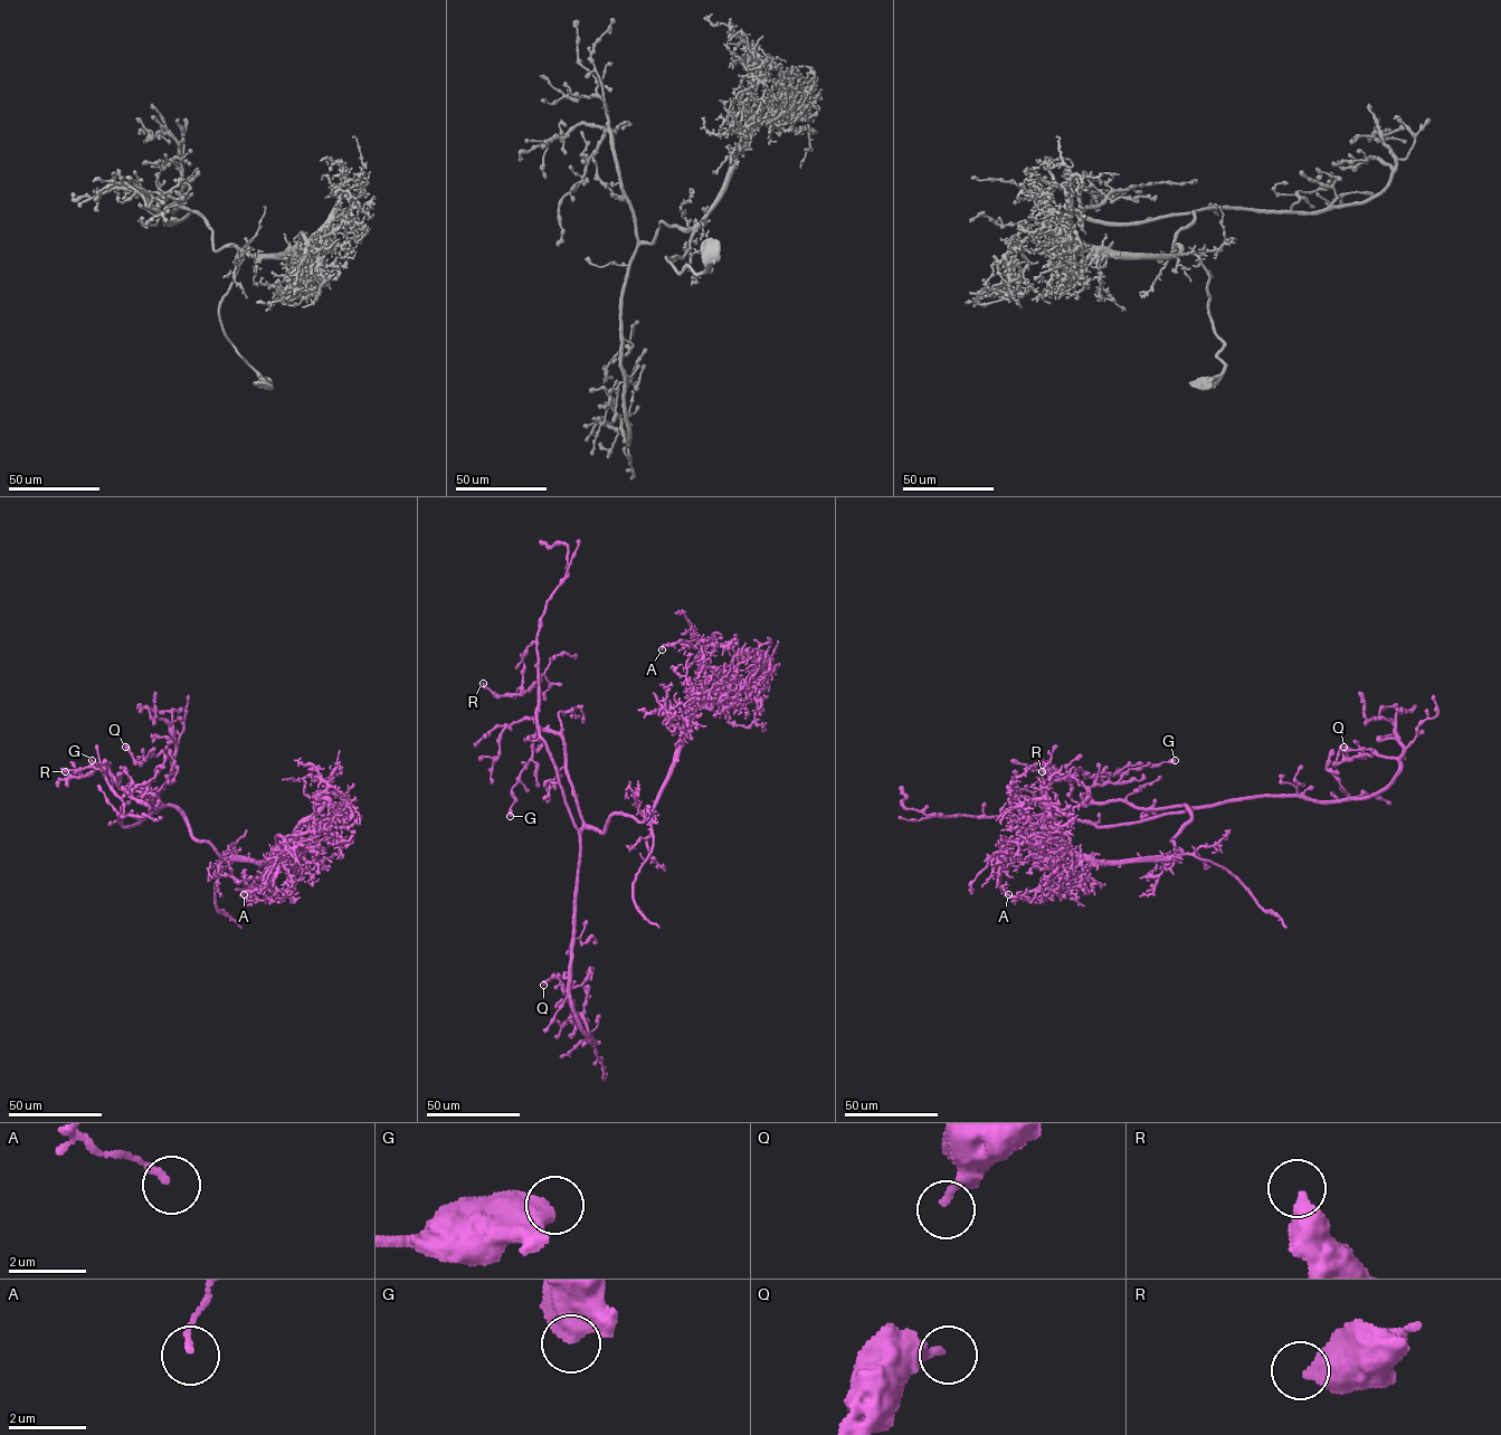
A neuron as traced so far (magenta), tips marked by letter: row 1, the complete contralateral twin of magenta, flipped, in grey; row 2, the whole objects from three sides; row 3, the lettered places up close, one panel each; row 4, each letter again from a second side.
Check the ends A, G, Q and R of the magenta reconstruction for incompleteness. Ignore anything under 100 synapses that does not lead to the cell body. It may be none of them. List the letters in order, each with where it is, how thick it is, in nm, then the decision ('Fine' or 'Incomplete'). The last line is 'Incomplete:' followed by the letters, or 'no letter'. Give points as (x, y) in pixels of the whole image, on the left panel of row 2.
A: Place: (244, 894). Thickness 160 nm. Fine
G: Place: (92, 760). Thickness 600 nm. Fine
Q: Place: (125, 747). Thickness 280 nm. Fine
R: Place: (65, 771). Thickness 600 nm. Fine
Incomplete: no letter

